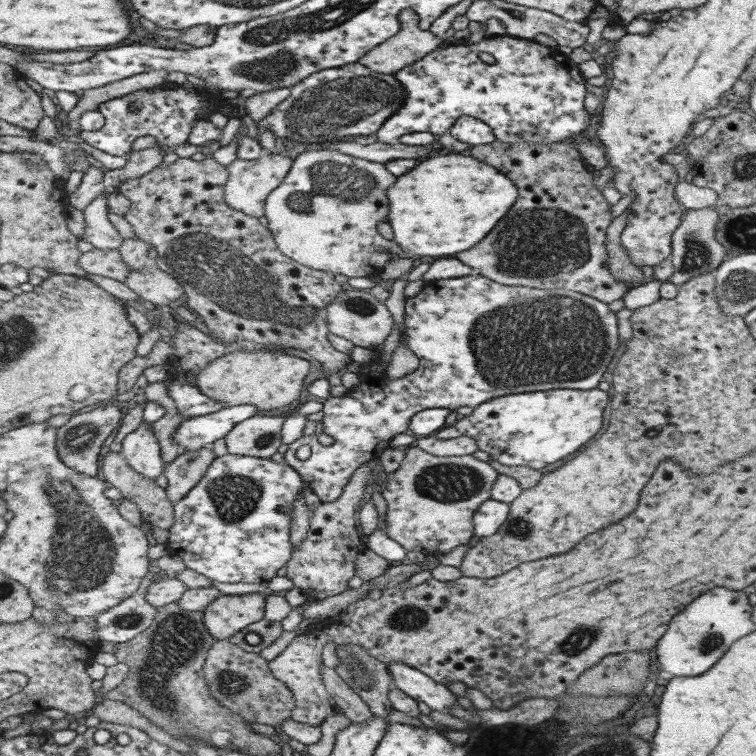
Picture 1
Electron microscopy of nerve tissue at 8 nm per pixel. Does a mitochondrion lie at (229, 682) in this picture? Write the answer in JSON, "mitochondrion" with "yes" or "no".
{"mitochondrion":"yes"}

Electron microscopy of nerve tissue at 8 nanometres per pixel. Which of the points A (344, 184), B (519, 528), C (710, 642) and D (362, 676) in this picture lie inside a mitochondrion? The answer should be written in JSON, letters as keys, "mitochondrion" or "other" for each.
{"A":"mitochondrion","B":"mitochondrion","C":"mitochondrion","D":"mitochondrion"}

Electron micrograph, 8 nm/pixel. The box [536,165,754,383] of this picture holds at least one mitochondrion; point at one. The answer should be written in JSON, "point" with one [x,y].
{"point":[697,254]}

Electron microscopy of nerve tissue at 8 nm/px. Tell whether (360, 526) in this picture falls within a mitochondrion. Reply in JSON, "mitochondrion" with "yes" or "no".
{"mitochondrion":"no"}

